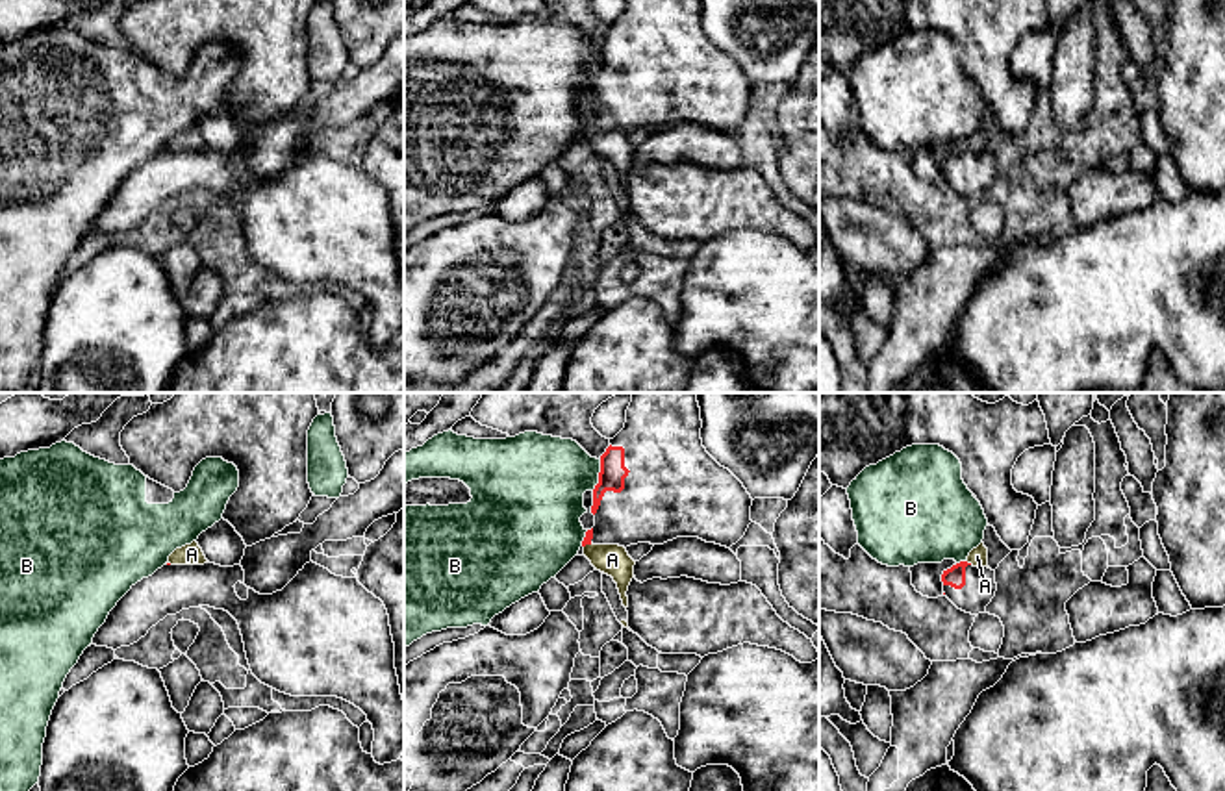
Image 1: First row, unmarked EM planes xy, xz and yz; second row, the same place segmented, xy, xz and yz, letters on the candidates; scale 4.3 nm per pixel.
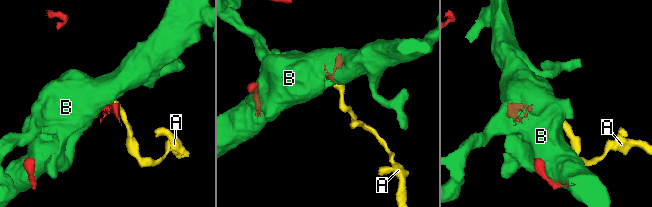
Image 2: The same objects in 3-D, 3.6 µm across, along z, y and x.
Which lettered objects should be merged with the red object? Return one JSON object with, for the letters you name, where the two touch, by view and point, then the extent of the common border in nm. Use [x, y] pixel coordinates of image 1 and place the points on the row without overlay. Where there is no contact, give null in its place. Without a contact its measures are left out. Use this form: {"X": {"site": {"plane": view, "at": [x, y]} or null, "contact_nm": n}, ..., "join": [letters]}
{"join": []}

